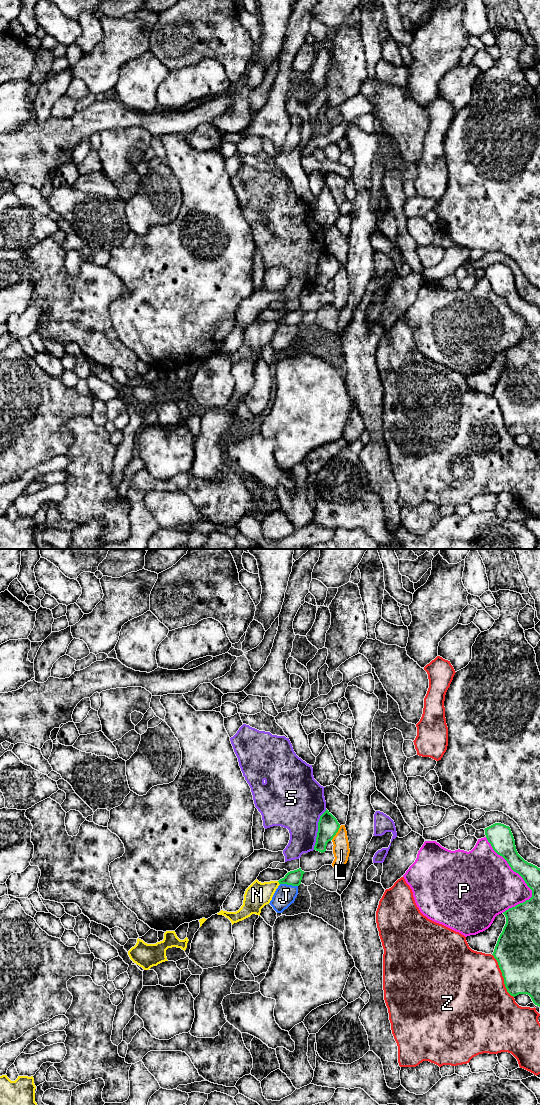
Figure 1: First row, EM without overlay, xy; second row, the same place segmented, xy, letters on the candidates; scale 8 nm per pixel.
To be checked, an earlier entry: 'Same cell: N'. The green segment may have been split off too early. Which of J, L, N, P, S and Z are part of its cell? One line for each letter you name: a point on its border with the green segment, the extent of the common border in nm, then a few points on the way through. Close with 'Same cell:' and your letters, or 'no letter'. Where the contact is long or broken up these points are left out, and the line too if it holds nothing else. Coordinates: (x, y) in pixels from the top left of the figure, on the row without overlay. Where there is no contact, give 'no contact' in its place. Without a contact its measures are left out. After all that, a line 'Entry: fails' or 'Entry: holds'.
Same cell: no letter
Entry: fails

